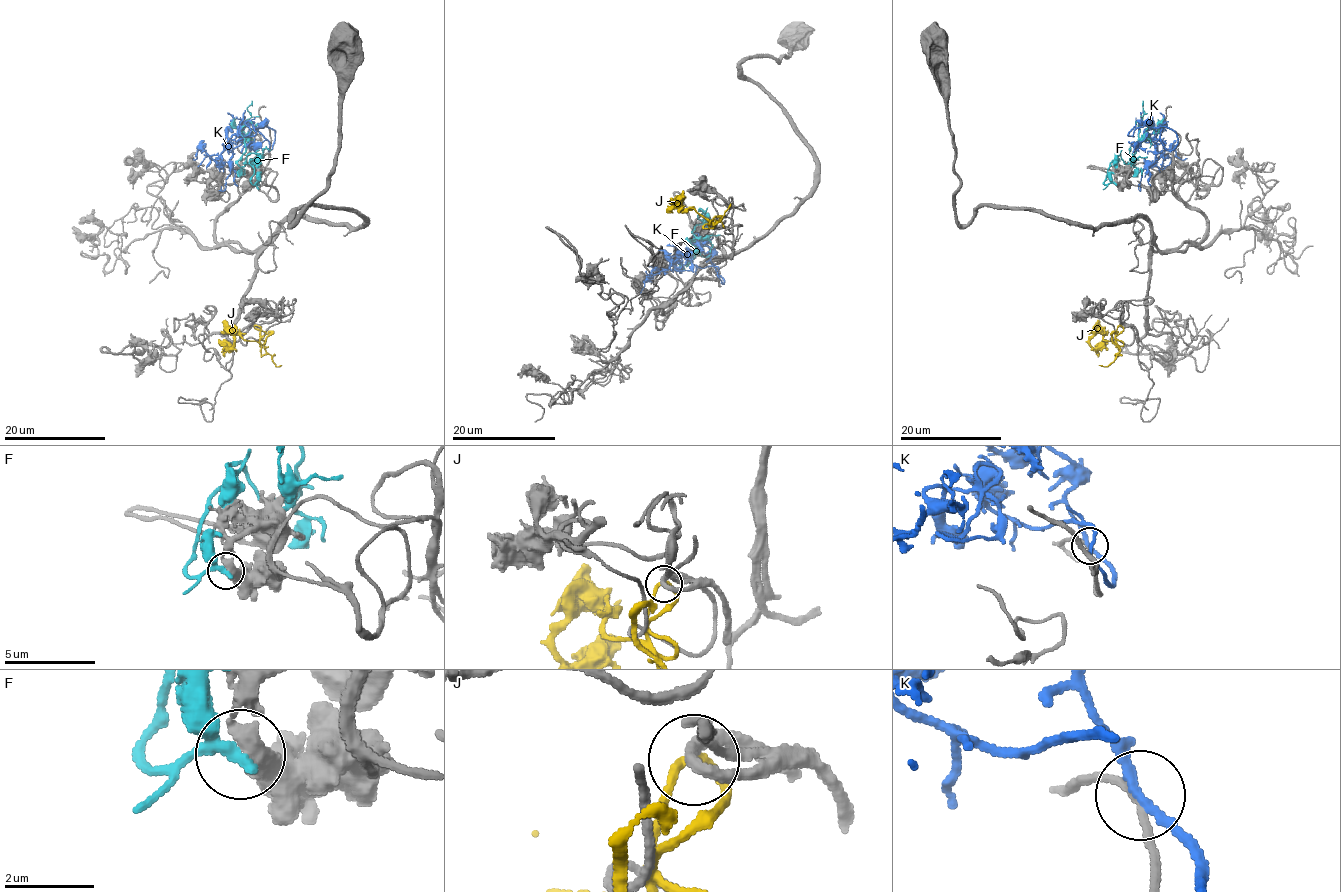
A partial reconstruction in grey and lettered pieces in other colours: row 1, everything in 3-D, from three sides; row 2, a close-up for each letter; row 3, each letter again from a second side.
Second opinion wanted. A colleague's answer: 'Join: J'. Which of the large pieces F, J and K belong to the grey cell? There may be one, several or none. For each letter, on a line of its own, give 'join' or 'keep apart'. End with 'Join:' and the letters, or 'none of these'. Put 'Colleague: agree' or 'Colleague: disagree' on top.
Colleague: agree
F: keep apart
J: join
K: keep apart
Join: J

